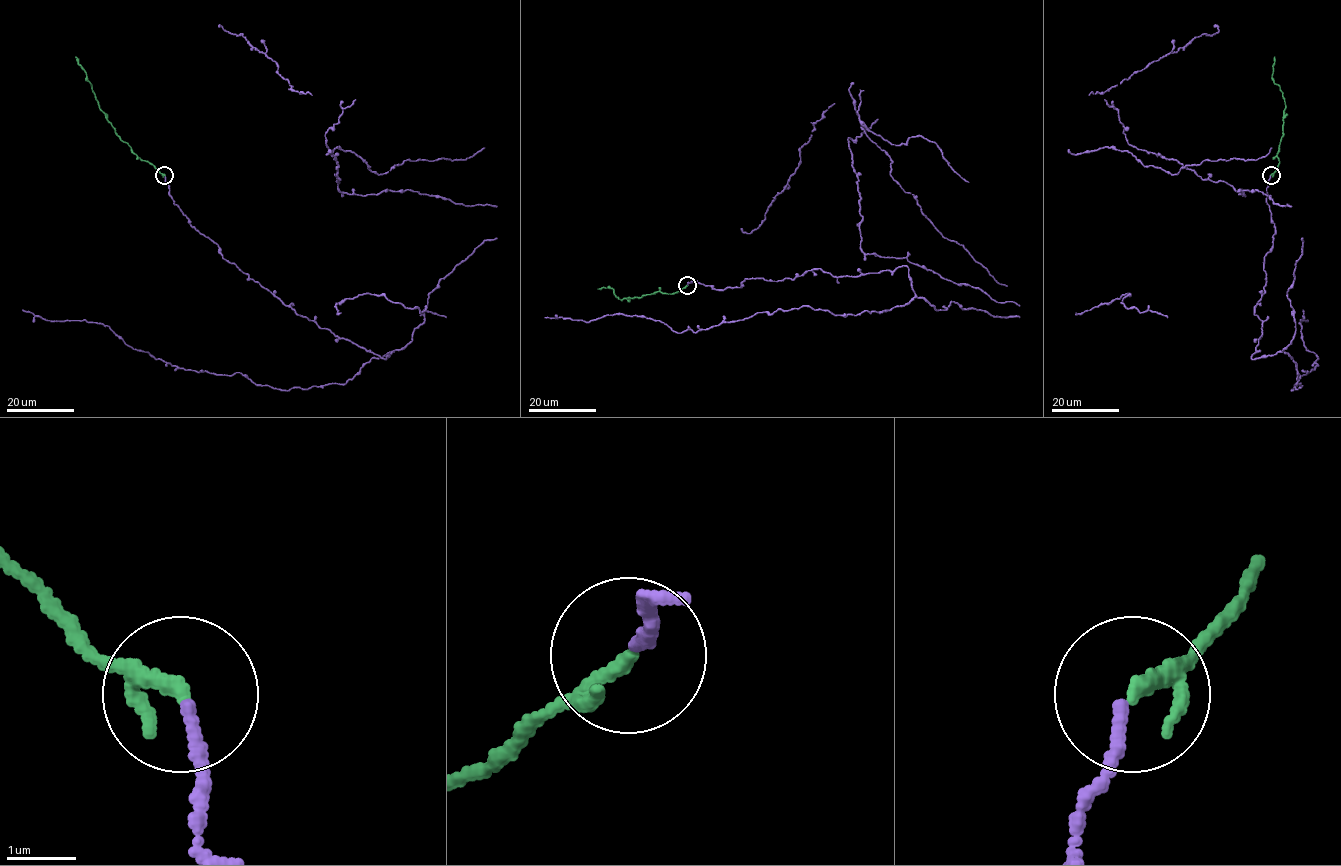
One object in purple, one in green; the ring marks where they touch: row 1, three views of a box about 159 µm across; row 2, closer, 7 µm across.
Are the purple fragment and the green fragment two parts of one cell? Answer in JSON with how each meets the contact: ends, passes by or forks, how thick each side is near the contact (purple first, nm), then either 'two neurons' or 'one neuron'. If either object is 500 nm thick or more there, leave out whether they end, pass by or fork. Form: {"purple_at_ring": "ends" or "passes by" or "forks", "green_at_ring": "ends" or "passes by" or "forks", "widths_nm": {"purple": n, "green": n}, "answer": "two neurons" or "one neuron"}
{"purple_at_ring": "ends", "green_at_ring": "passes by", "widths_nm": {"purple": 170, "green": 160}, "answer": "one neuron"}

